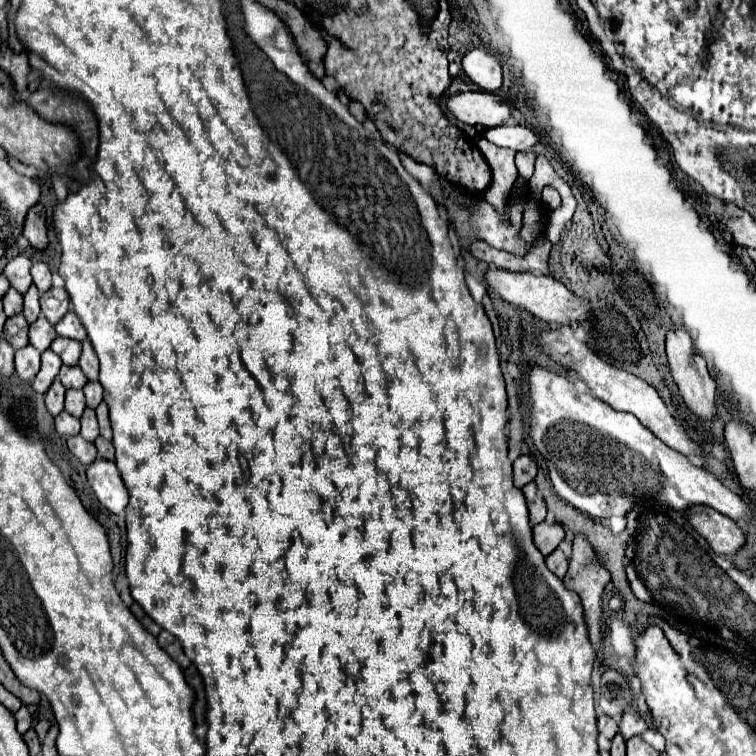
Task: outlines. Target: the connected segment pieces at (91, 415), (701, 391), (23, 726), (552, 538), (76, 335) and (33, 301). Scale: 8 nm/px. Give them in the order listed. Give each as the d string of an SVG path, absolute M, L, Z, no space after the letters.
M85 409L81 415L81 437L87 441L95 441L99 435L97 429L97 419L95 419L95 409Z
M673 325L667 331L667 359L669 359L671 375L673 375L679 391L681 391L681 397L685 399L687 407L693 413L697 413L699 417L711 419L715 415L715 381L707 371L705 359L695 351L695 347L691 343L691 337L689 337L689 333L685 329Z
M25 705L15 713L15 719L17 719L17 731L19 731L21 735L25 735L25 733L27 733L27 729L31 727L31 723L33 723L31 713L27 711L27 707L25 707Z
M537 523L533 527L533 539L535 539L535 545L537 549L547 557L549 553L553 553L557 549L557 545L561 543L563 539L563 527L561 523Z
M69 311L57 325L55 325L55 331L61 335L61 337L69 337L69 339L75 339L75 341L83 341L87 337L85 333L85 327L81 325L79 317Z
M35 285L29 287L29 291L25 293L25 309L23 315L29 323L33 323L39 317L39 291Z

